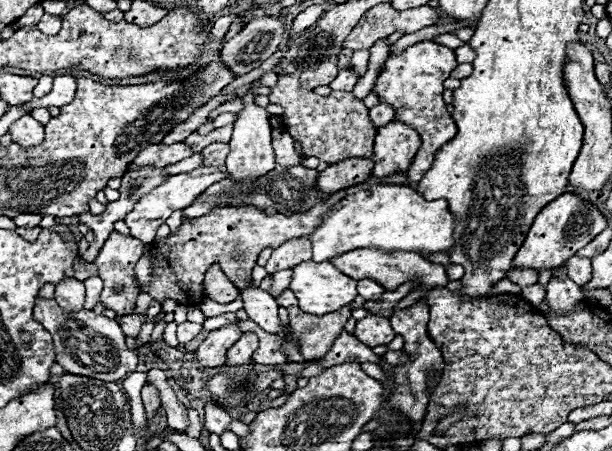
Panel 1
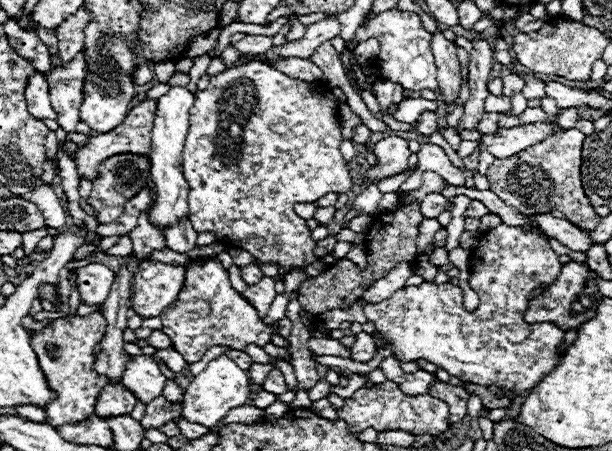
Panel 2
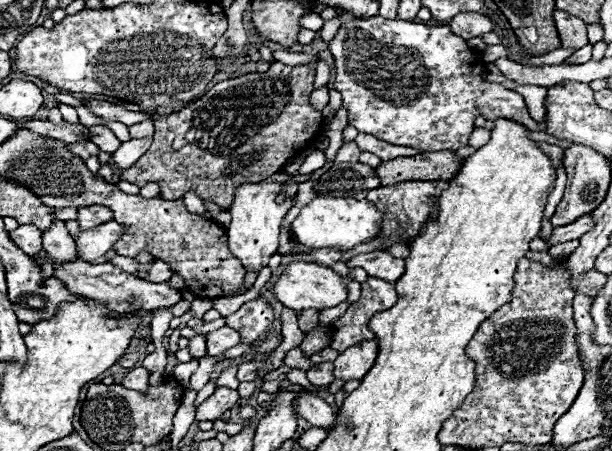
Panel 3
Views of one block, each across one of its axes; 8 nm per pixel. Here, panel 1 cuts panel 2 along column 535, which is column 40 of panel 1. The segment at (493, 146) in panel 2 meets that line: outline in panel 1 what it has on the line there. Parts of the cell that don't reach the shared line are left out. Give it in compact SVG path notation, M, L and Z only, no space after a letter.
M24 114L20 120L16 120L10 126L10 134L12 140L20 146L38 146L40 142L44 142L44 126L30 114Z

